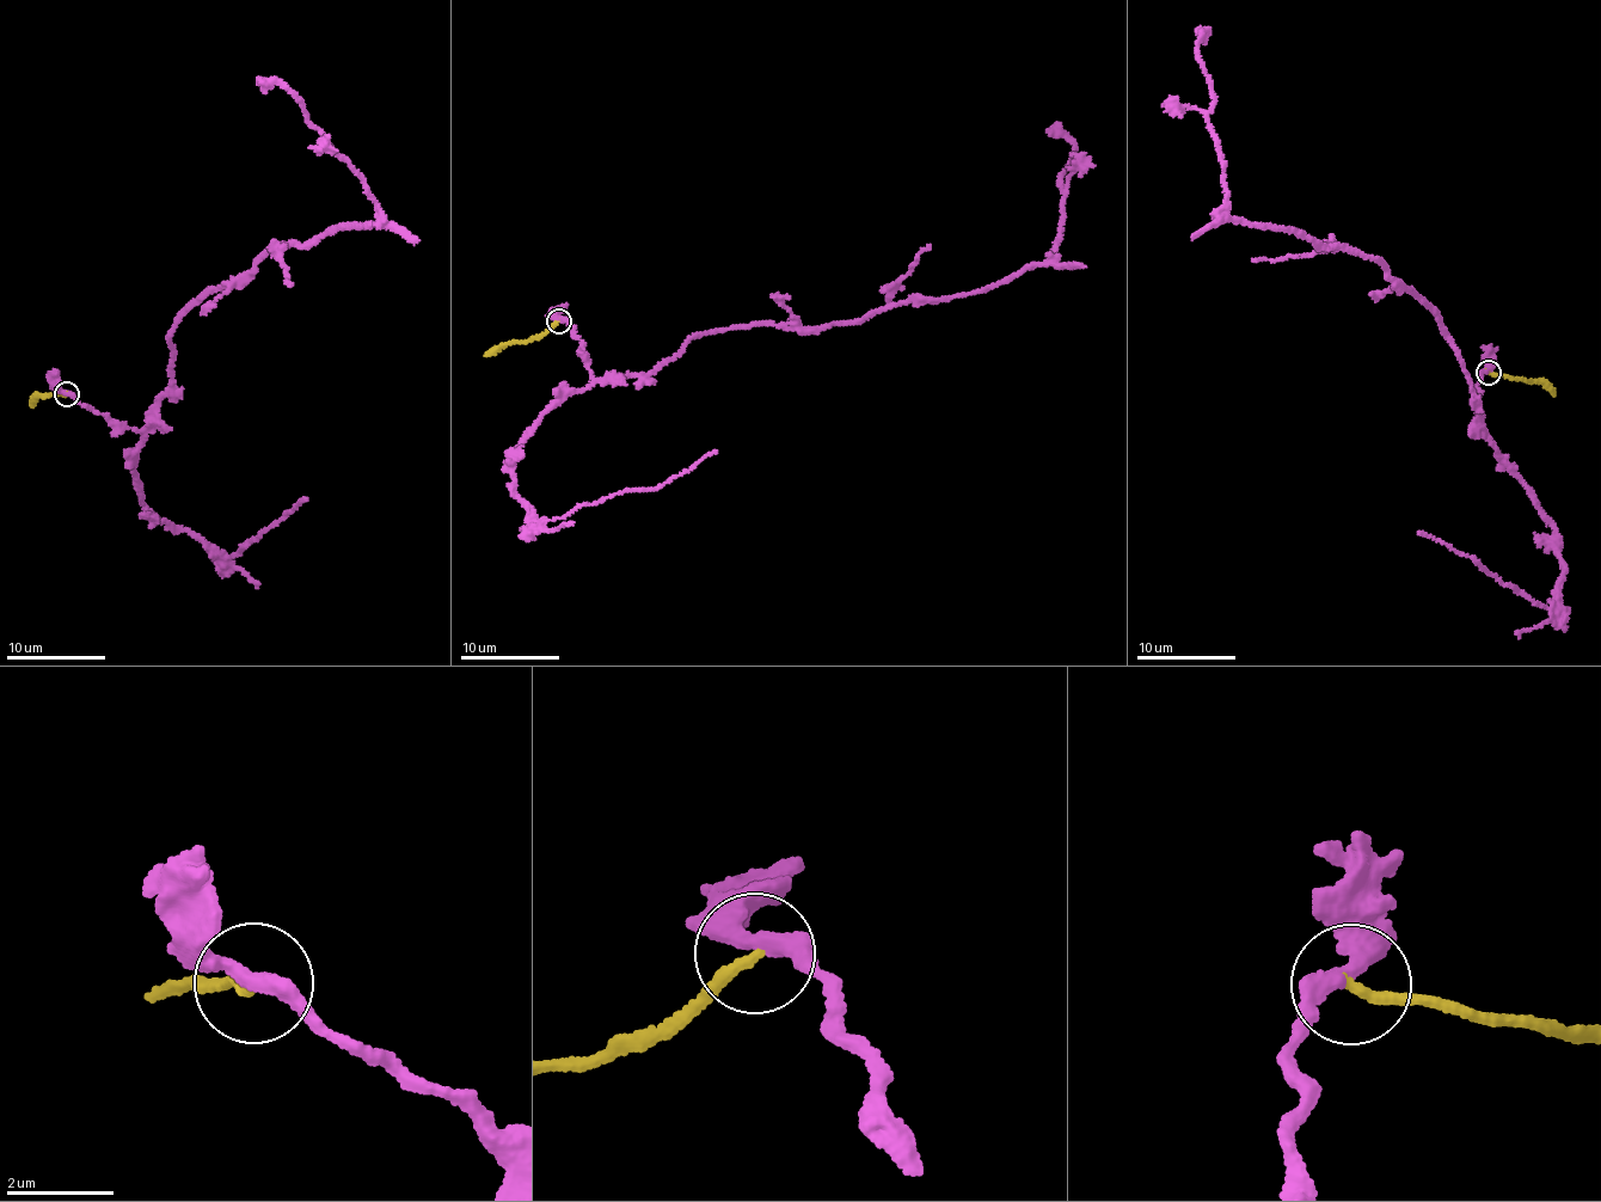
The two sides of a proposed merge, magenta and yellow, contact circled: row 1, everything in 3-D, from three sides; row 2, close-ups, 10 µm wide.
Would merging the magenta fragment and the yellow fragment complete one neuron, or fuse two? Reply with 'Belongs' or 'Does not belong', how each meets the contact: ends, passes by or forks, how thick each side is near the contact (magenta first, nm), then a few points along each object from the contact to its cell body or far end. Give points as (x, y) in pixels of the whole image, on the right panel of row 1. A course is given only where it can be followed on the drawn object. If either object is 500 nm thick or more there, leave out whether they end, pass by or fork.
Belongs. At the ring magenta passes by. At the ring yellow ends. Thickness 320 nm (magenta) against 220 nm. Course of magenta: (1486, 372), (1474, 385), (1485, 429), (1451, 337), (1380, 263), (1228, 214), (1197, 47), (1208, 26). Course of yellow: (1489, 372), (1523, 381), (1535, 379), (1555, 396)

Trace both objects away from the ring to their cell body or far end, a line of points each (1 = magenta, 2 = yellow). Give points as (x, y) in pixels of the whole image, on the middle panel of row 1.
1: (558, 319), (596, 378), (645, 374), (701, 333), (850, 324), (1008, 281), (1061, 238), (1075, 157), (1050, 128)
2: (558, 322), (526, 342), (509, 342), (484, 356)

